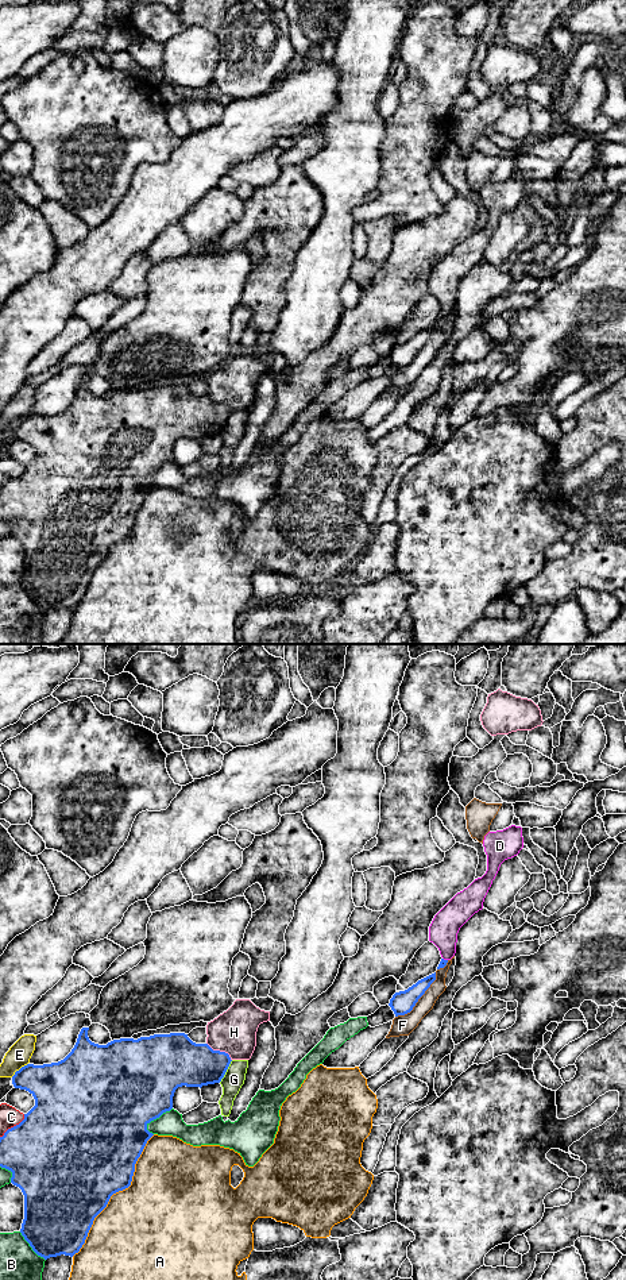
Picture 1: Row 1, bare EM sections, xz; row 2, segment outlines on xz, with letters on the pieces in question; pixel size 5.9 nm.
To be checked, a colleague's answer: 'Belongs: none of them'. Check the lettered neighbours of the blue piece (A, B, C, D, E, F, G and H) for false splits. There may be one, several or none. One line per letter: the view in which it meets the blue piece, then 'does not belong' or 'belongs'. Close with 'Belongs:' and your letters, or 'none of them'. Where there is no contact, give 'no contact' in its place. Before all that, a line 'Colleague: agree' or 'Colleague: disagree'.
Colleague: disagree
A: meets blue in xz; does not belong
B: meets blue in xz; does not belong
C: meets blue in xz; does not belong
D: meets blue in xz; belongs
E: meets blue in xz; does not belong
F: meets blue in xz; does not belong
G: meets blue in xz; does not belong
H: meets blue in xz; does not belong
Belongs: D

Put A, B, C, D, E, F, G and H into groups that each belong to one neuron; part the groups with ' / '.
A / B / C / D / E / F / G / H

